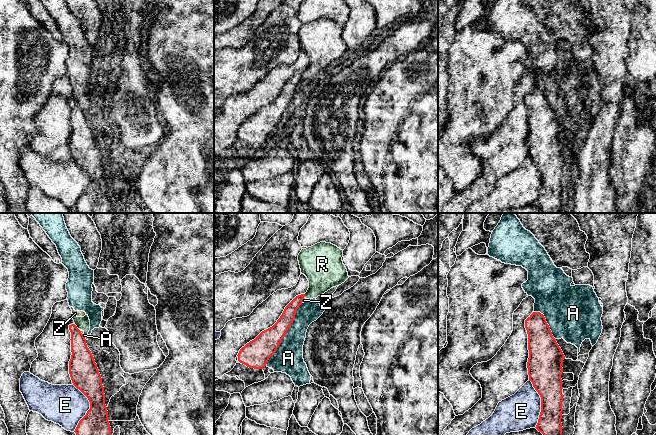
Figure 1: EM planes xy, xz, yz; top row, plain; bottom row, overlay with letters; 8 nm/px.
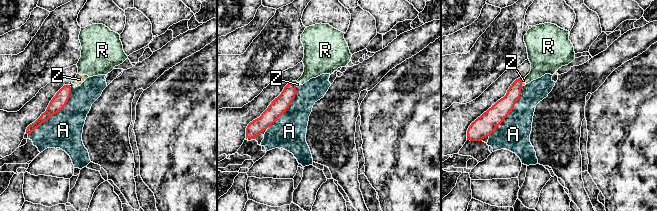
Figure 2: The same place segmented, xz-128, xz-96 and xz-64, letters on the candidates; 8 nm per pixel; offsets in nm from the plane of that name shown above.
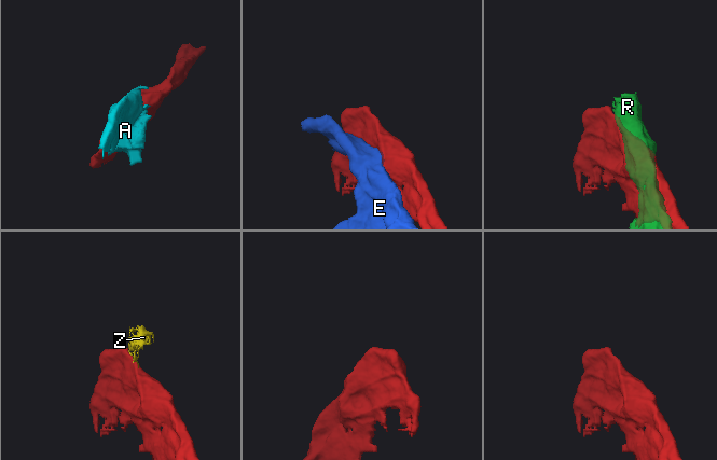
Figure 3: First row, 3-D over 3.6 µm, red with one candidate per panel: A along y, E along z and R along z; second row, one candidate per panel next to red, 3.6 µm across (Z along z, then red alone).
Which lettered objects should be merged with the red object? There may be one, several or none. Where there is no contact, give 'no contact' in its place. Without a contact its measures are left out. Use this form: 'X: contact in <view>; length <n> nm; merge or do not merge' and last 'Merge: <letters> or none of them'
A: contact in xz; length 550 nm; do not merge
E: contact in xy; length 380 nm; do not merge
R: contact in xy; length 60 nm; do not merge
Z: contact in xy; length 70 nm; do not merge
Merge: none of them

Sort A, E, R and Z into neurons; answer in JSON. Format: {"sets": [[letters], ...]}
{"sets": [["A", "R", "Z"], ["E"]]}

